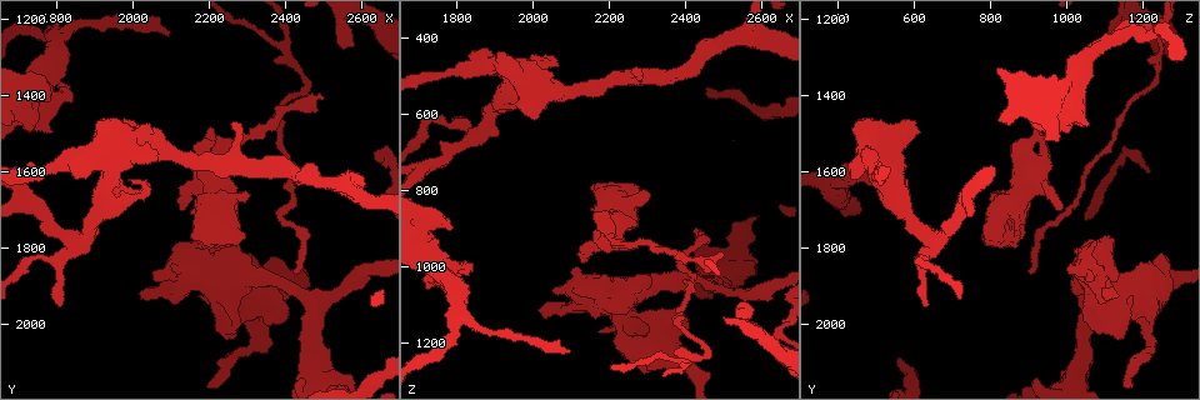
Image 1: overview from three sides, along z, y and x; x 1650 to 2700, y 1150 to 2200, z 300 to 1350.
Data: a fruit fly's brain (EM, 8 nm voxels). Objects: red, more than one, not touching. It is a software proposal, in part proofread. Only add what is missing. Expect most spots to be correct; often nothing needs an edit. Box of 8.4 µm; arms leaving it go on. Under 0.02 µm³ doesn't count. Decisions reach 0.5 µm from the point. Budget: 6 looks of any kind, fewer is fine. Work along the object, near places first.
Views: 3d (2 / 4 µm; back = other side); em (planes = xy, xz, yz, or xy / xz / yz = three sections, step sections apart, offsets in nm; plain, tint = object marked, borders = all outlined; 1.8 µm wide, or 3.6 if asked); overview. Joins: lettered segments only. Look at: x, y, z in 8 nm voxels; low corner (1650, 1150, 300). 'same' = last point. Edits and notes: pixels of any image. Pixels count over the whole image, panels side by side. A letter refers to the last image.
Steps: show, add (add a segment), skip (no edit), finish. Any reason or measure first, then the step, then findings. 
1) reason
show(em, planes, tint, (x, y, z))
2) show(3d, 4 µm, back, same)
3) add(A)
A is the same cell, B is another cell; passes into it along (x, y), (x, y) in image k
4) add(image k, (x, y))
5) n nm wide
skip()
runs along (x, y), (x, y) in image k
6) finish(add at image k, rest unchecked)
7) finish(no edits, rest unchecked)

free end
show(em, planes, borders, (1805, 1945, 635))

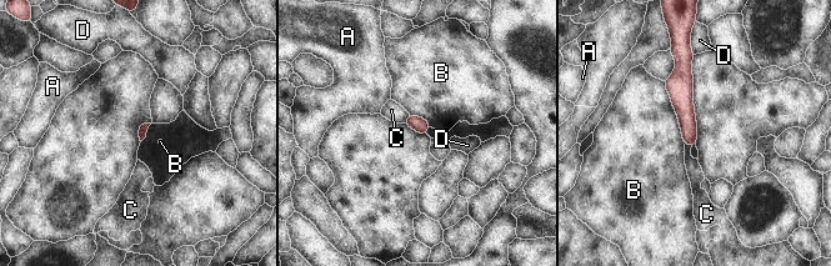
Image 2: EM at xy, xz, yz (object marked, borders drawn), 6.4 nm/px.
B touches over 420 nm
skip()
A, B, C and D are other cells; runs along (684, 59), (684, 109), (692, 141) in image 2; no lettered segment goes on from it

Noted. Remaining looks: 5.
an open end
show(em, planes, borders, (2125, 1700, 990))

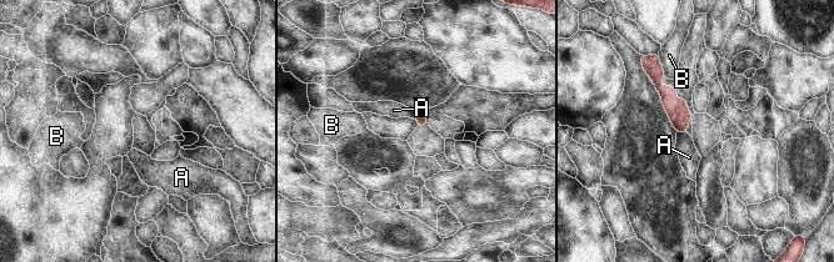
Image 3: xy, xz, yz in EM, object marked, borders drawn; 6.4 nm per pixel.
skip()
A and B are other cells; border along (677, 131), (685, 132) in image 3; no lettered segment goes on from it

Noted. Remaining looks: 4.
long arm stops here
show(em, yz, step 8, tint, (2575, 1265, 1100))

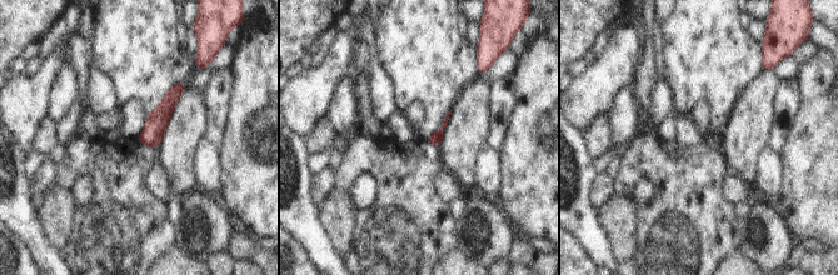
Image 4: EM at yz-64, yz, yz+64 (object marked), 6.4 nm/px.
cut it another way
show(em, planes, borders, same)

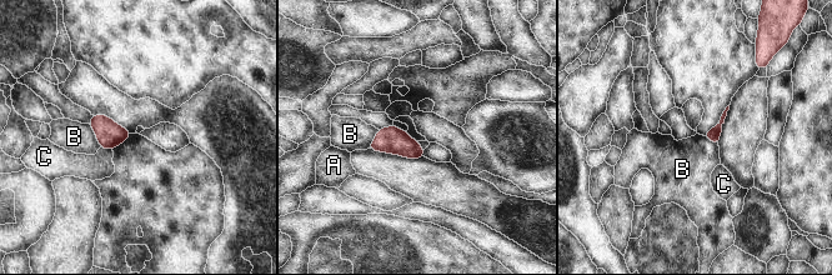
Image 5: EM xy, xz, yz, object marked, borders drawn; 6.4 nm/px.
skip()
A, B and C are other cells; border along (88, 124), (101, 146) in image 5; no lettered segment goes on from it

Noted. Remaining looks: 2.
finish(no edits, rest unchecked)

